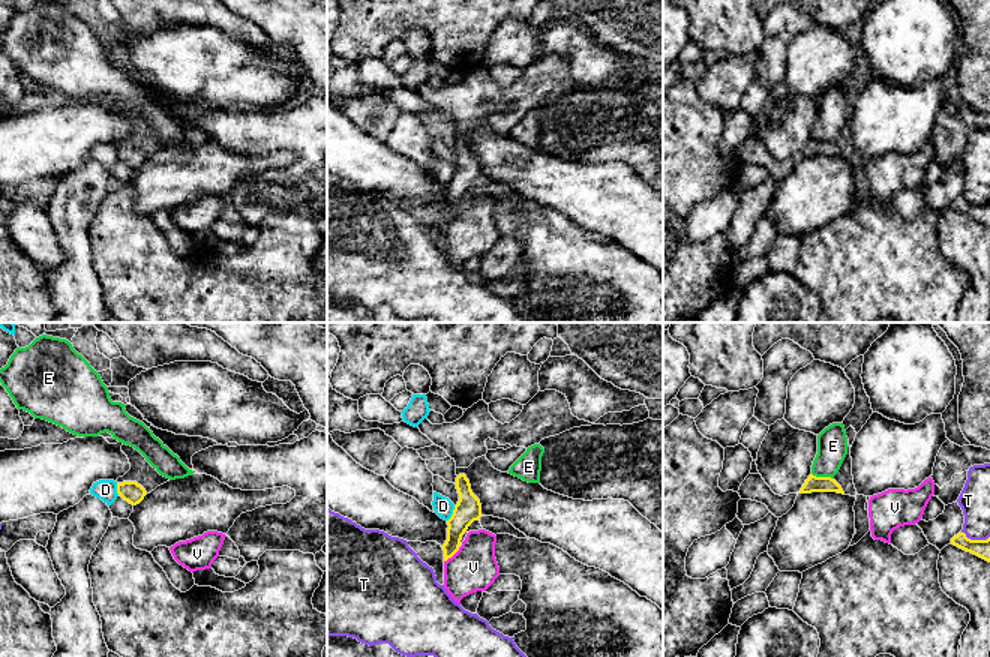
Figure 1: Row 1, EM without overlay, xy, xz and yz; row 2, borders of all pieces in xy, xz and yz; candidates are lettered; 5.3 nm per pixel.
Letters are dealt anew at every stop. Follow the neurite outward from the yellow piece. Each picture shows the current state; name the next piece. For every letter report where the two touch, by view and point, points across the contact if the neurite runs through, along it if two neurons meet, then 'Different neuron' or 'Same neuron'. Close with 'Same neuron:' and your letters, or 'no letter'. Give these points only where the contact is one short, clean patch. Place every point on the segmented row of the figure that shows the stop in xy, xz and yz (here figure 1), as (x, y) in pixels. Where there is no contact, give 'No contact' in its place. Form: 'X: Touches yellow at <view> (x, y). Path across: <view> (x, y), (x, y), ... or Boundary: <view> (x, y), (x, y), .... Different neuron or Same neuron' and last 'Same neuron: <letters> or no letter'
D: Touches yellow at xz (453, 513). Boundary: xz (455, 506), (447, 521). Different neuron
E: Touches yellow at yz (822, 477). Boundary: yz (812, 473), (833, 479). Different neuron
T: Touches yellow at yz (975, 540). Different neuron
V: Touches yellow at xz (452, 555). Boundary: xz (459, 548), (444, 561). Different neuron
Same neuron: no letter

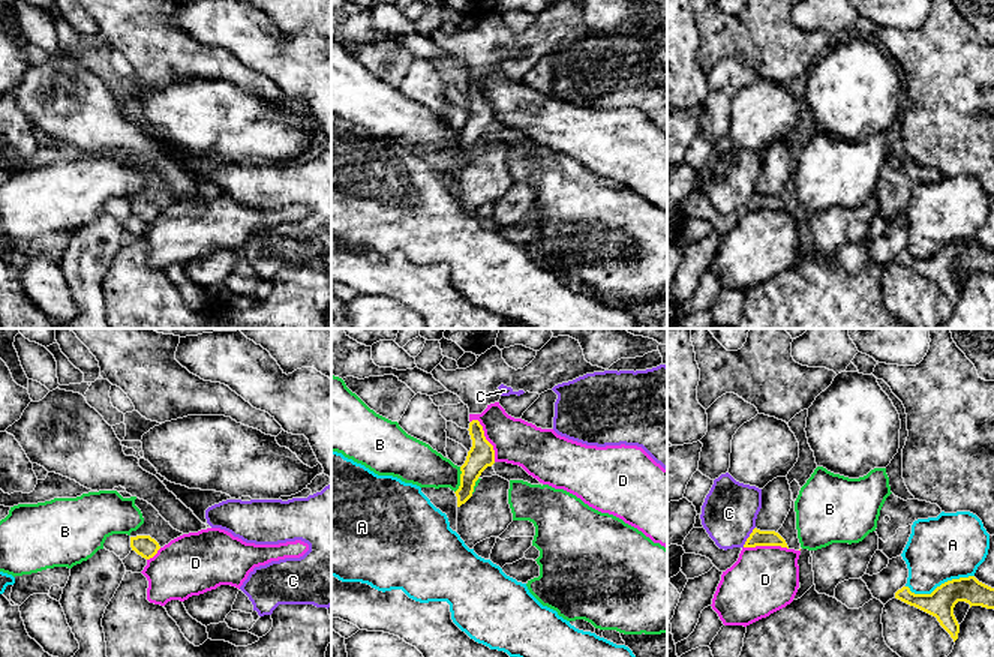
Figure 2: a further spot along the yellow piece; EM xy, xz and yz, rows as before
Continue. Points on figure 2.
A: Touches yellow at yz (940, 585). Different neuron
B: Touches yellow at xz (461, 480). Boundary: xz (461, 467), (461, 485), (455, 492). Different neuron
C: Touches yellow at yz (748, 537). Boundary: yz (754, 527), (742, 546). Different neuron
D: Touches yellow at xz (485, 438). Boundary: xz (473, 419), (479, 422), (485, 438), (492, 446), (495, 461). Different neuron
Same neuron: no letter

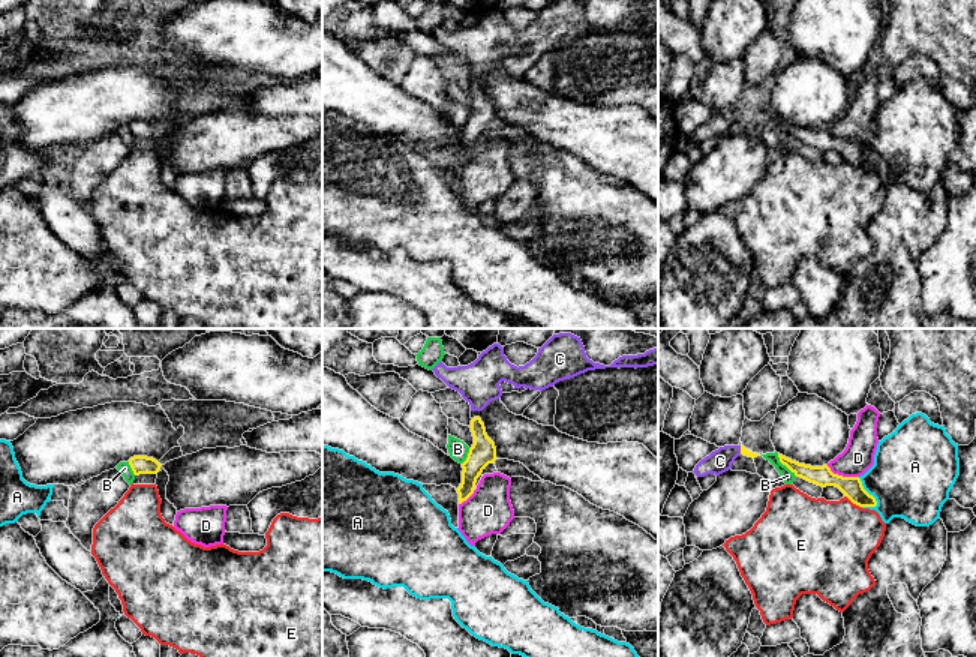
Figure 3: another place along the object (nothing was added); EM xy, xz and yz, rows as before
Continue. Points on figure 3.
A: Touches yellow at yz (867, 492). Different neuron
B: Touches yellow at yz (784, 464). Boundary: yz (777, 453), (778, 459), (796, 476). Different neuron
C: Touches yellow at yz (741, 450). Path across: yz (744, 450), (741, 450), (733, 450), (720, 461). Same neuron
D: Touches yellow at yz (841, 476). Boundary: yz (826, 465), (834, 473), (858, 477). Different neuron
E: Touches yellow at yz (853, 503). Boundary: yz (844, 495), (861, 507). Different neuron
Same neuron: C

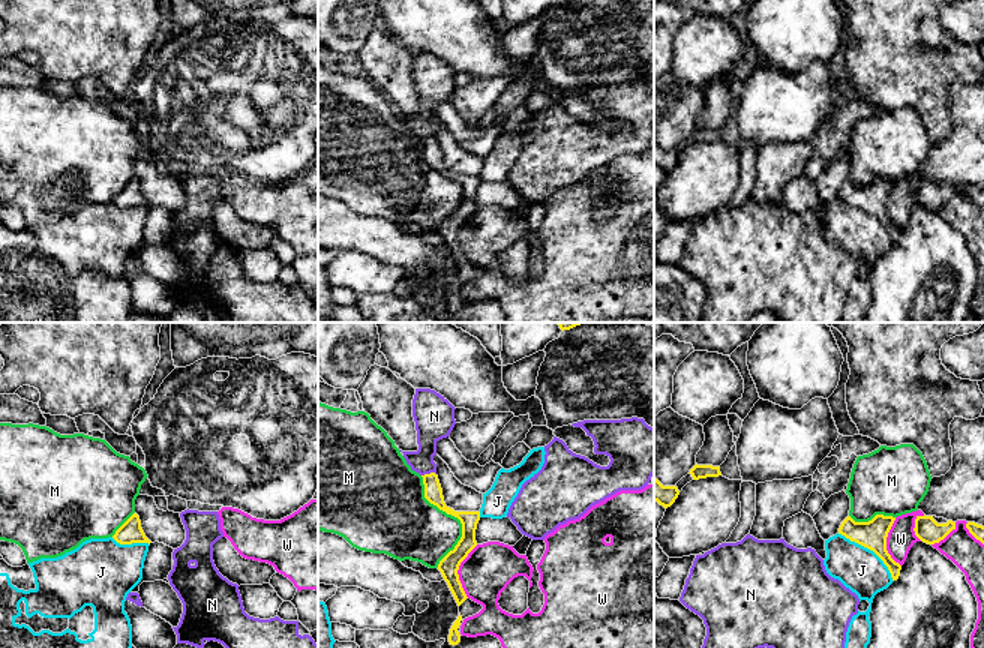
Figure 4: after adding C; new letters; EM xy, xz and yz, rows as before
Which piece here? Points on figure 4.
J: Touches yellow at yz (870, 549). Different neuron
M: Touches yellow at xz (455, 516). Different neuron
N: Touches yellow at xz (428, 474). Boundary: xz (435, 473), (422, 476). Different neuron
W: Touches yellow at xz (456, 572). Different neuron
Same neuron: no letter

